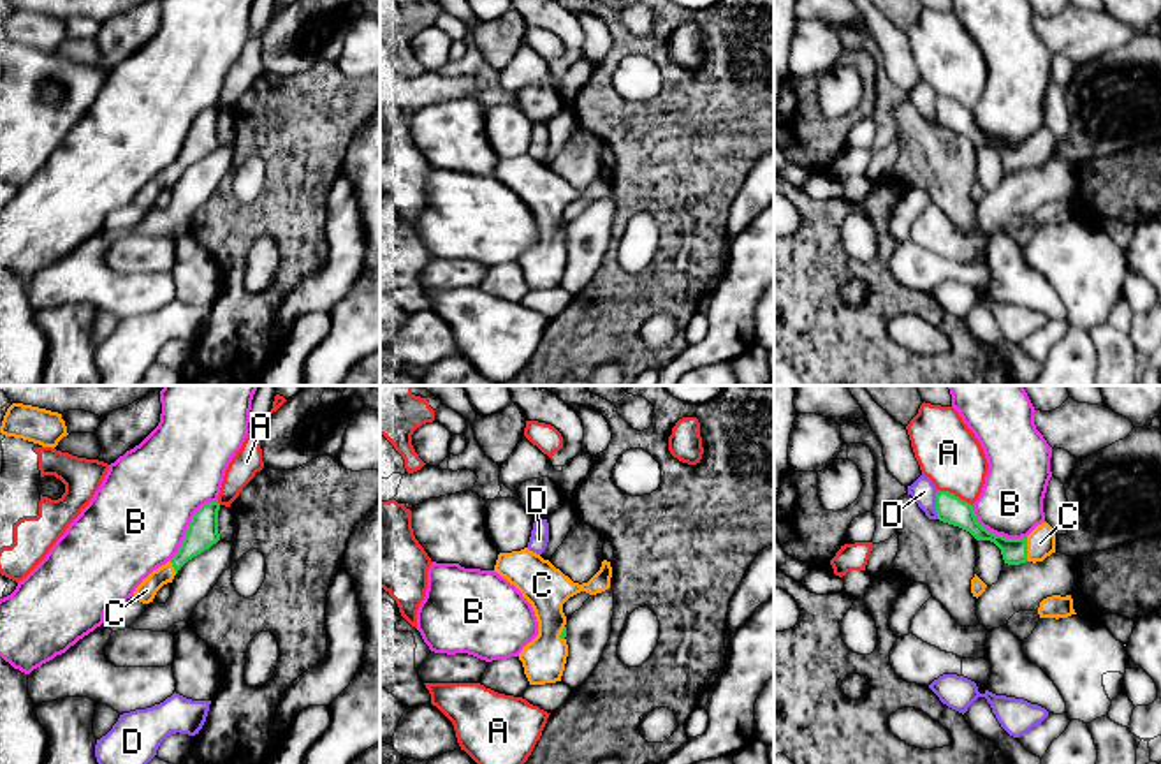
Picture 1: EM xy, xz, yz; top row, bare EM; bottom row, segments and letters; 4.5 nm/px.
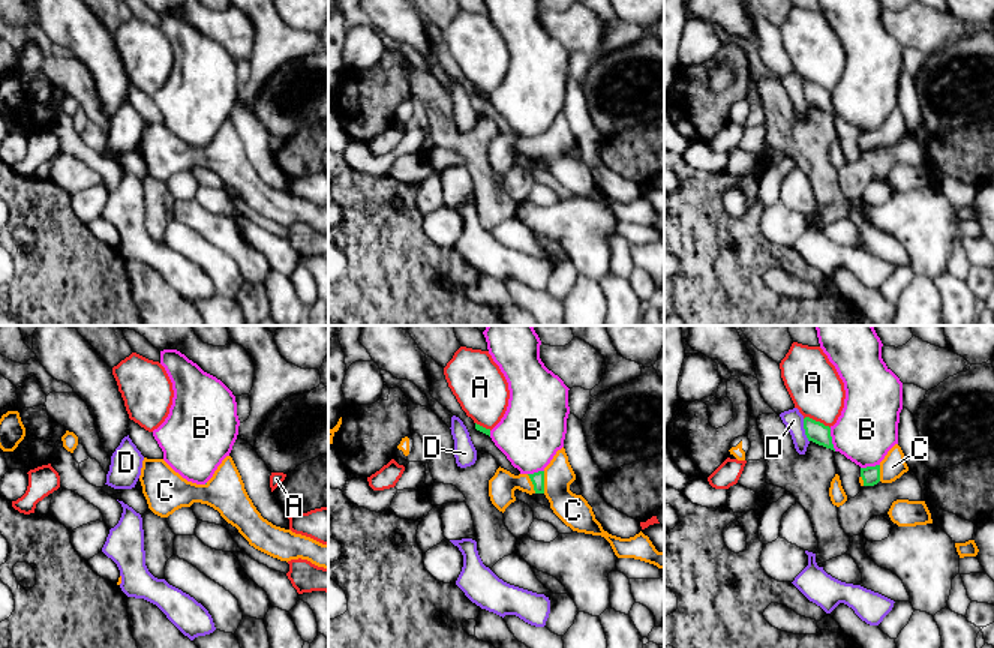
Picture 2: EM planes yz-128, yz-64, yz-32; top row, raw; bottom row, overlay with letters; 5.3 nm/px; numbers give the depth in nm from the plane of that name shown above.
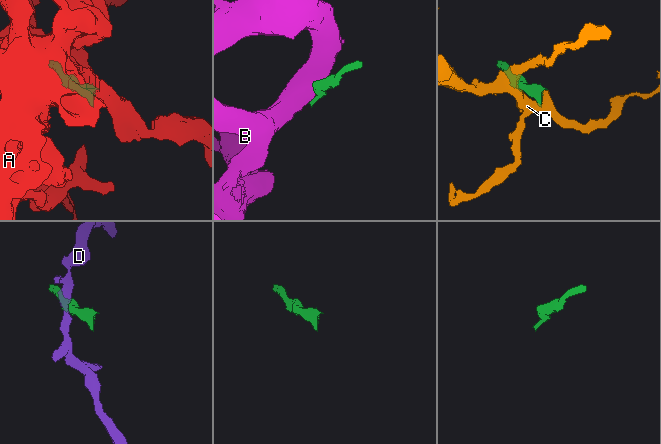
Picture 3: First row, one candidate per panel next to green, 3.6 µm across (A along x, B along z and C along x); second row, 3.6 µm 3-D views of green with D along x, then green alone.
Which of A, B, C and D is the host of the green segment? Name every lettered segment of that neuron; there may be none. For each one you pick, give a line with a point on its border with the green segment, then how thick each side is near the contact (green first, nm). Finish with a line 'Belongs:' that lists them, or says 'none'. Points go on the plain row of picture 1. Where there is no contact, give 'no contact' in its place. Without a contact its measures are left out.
C: contact yz (1026, 155); calibres 120 and 130 nm
Belongs: C

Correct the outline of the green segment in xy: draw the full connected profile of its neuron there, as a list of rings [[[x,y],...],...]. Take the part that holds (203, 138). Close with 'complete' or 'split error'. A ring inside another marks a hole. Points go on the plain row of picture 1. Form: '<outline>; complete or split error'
[[[209,107],[194,120],[178,158],[165,171],[158,173],[146,185],[142,185],[142,188],[134,197],[134,204],[142,209],[153,208],[157,197],[164,190],[172,188],[178,176],[188,165],[204,158],[220,146],[218,116],[220,109]]]; split error

